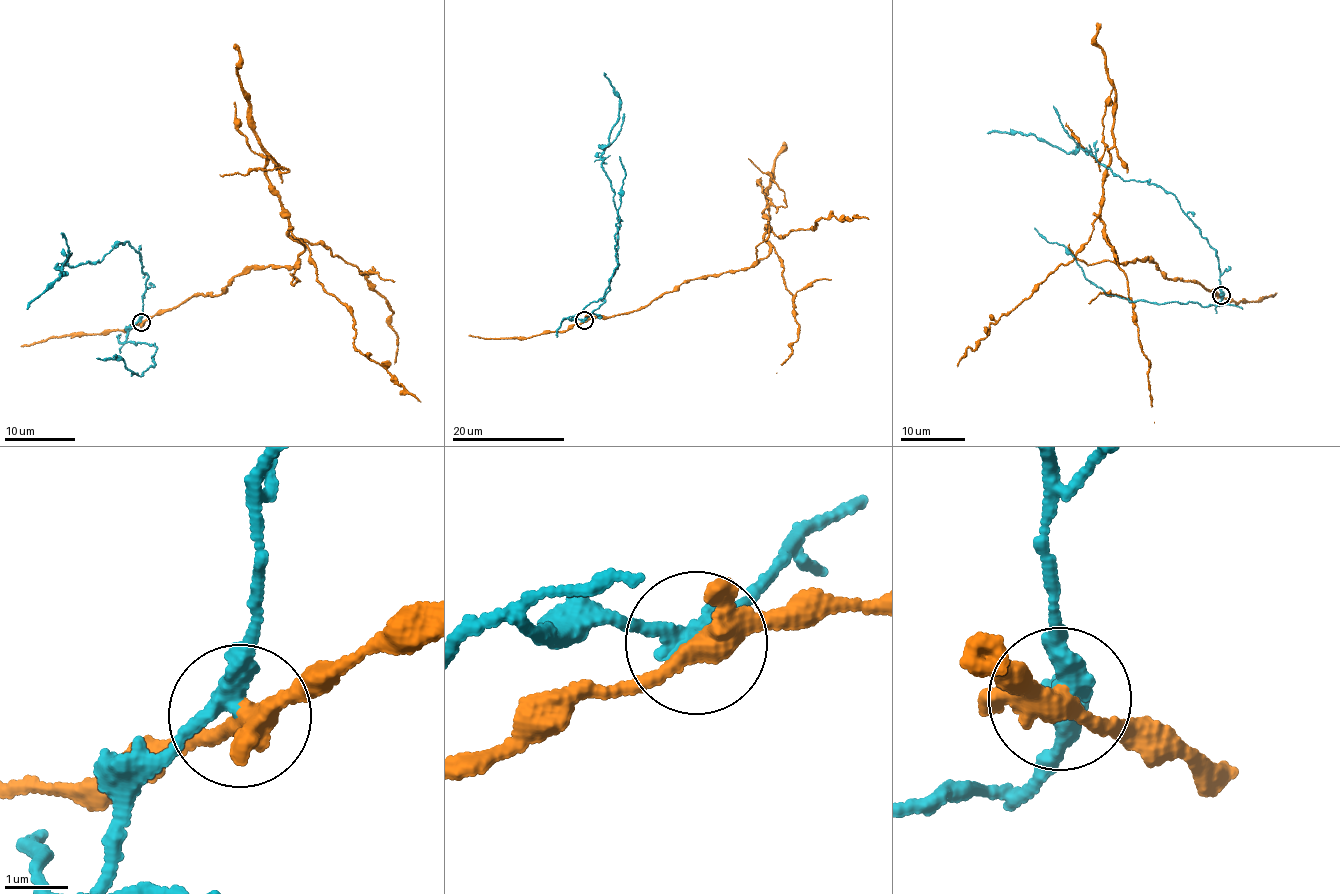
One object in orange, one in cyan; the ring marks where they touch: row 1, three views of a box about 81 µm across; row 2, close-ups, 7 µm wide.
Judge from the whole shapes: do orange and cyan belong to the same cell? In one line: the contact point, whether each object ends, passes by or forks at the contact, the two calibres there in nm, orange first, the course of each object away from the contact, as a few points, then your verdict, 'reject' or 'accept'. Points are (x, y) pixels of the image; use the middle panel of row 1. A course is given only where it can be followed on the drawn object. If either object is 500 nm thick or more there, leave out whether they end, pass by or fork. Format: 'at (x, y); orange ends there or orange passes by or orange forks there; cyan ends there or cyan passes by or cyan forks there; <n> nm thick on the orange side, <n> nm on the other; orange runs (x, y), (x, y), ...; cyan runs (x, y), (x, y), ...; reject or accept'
at (584, 320); orange forks there; cyan passes by; 300 nm thick on the orange side, 320 nm on the other; orange runs (584, 321), (752, 267), (768, 254), (768, 231), (778, 239), (824, 218), (869, 220); cyan runs (584, 321), (603, 303), (618, 261), (619, 212), (600, 156), (619, 120), (620, 97), (604, 72); reject

